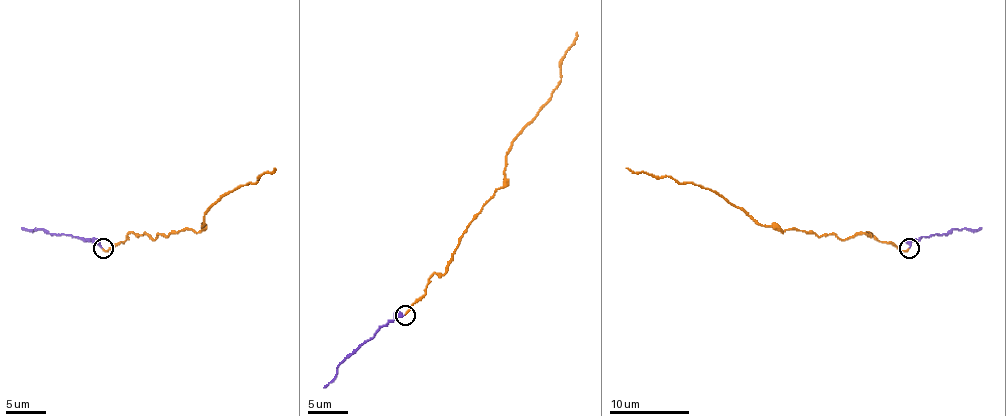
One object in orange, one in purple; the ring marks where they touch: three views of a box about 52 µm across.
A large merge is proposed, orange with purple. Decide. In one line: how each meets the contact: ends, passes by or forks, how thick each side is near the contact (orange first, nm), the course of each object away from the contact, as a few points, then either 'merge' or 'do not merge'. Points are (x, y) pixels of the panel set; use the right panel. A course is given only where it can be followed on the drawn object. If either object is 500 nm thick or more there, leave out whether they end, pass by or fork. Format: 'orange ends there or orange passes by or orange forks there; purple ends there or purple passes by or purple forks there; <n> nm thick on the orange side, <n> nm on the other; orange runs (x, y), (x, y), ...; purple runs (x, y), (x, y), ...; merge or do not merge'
orange ends there; purple ends there; 150 nm thick on the orange side, 300 nm on the other; orange runs (909, 249), (881, 243), (872, 233), (838, 239), (794, 229), (782, 233), (758, 225), (705, 187), (625, 167); purple runs (909, 247), (911, 241), (947, 235), (953, 229), (981, 227); merge

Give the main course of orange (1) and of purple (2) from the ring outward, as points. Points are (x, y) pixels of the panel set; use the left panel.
1: (103, 249), (123, 243), (129, 233), (155, 239), (185, 229), (197, 233), (213, 205), (274, 167)
2: (101, 247), (91, 241), (50, 235), (44, 229), (22, 227)

